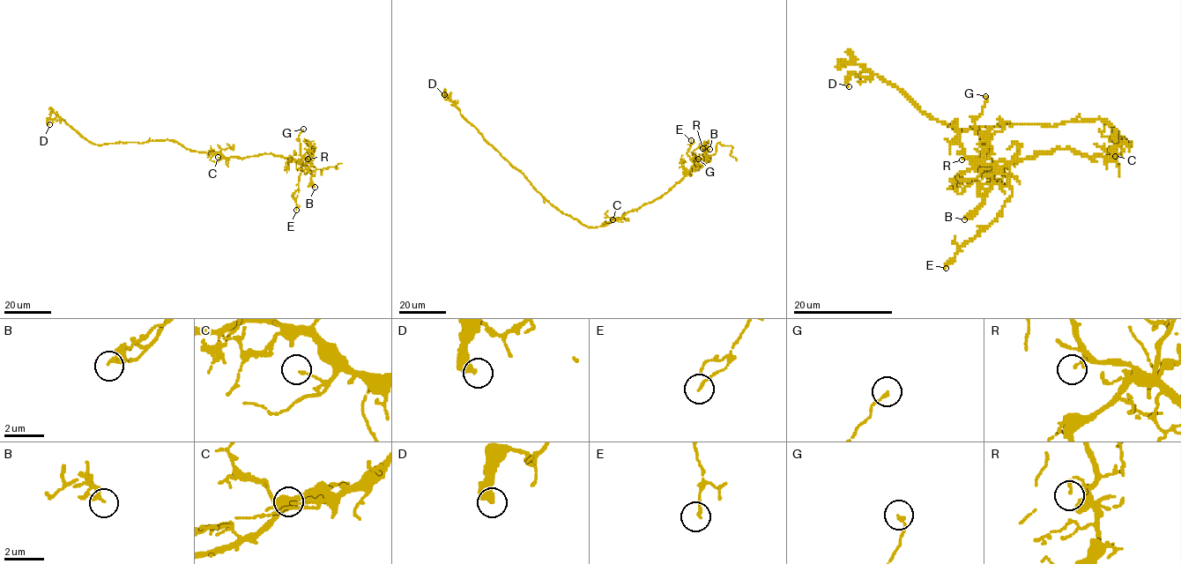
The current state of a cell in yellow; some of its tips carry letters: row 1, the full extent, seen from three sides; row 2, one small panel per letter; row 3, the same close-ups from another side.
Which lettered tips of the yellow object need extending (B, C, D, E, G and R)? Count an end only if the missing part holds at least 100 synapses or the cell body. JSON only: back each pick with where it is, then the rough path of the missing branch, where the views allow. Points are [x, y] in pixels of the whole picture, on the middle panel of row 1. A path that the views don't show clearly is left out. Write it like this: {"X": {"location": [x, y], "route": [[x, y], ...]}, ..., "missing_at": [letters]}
{"missing_at": []}

